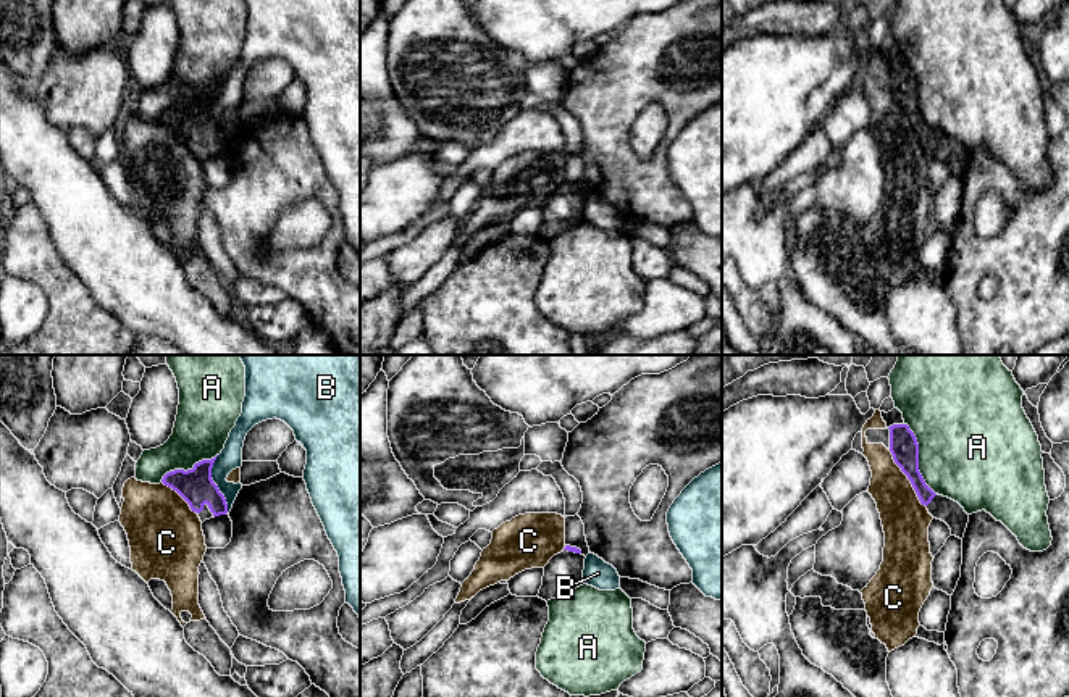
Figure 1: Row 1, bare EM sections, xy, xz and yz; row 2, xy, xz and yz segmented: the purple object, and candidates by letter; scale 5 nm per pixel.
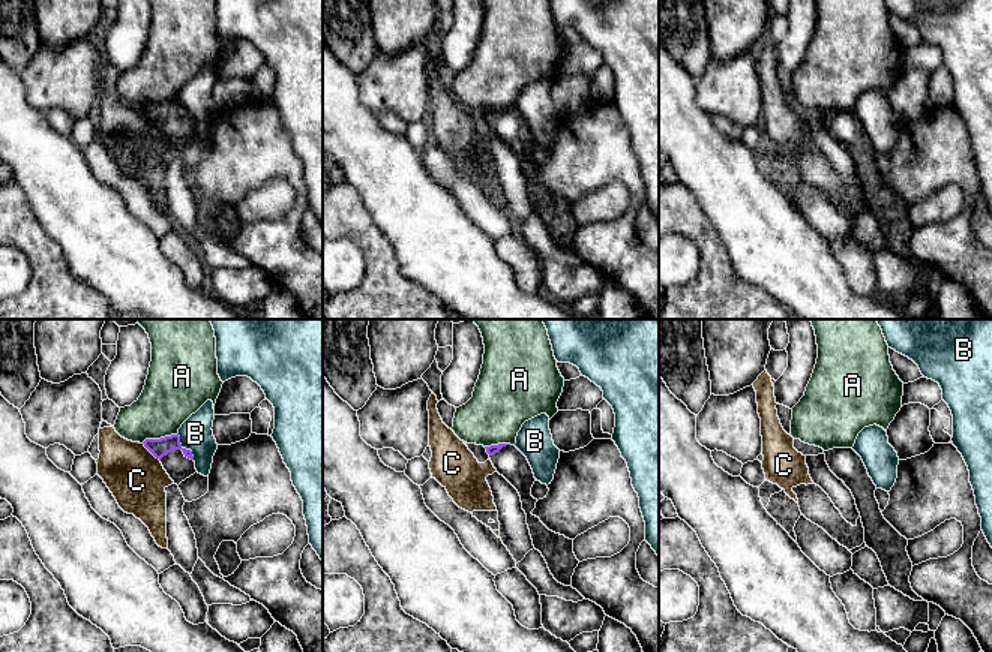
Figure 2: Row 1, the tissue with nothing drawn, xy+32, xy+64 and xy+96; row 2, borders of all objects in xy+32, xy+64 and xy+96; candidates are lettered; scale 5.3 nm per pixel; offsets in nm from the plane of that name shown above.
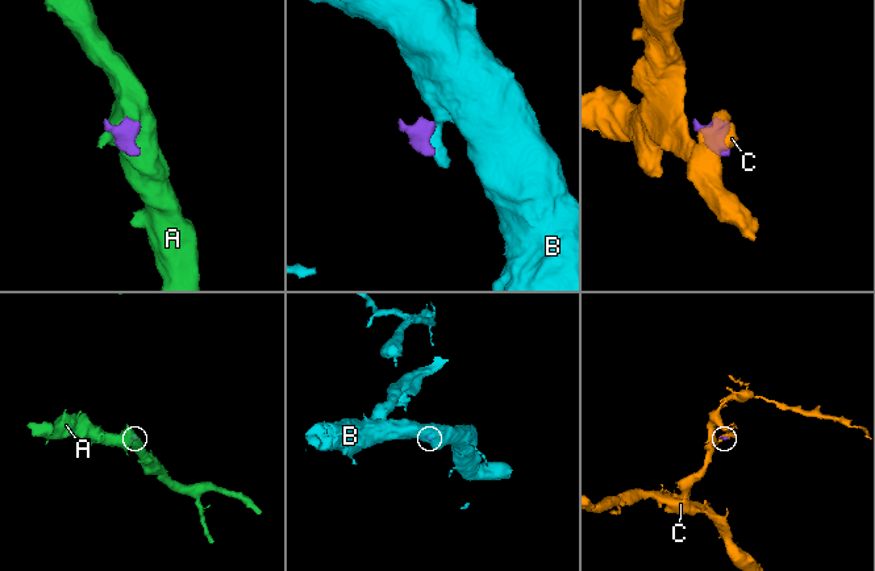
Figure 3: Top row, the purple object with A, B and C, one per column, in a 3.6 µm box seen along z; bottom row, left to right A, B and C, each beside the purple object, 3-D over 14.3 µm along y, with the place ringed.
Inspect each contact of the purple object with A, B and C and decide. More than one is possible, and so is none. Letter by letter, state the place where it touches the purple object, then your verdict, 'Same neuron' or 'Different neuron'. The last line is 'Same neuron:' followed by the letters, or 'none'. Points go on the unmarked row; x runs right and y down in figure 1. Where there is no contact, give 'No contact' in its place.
A: Touches purple at yz (918, 97). Different neuron
B: Touches purple at xy (215, 123). Different neuron
C: Touches purple at yz (908, 116). Different neuron
Same neuron: none

